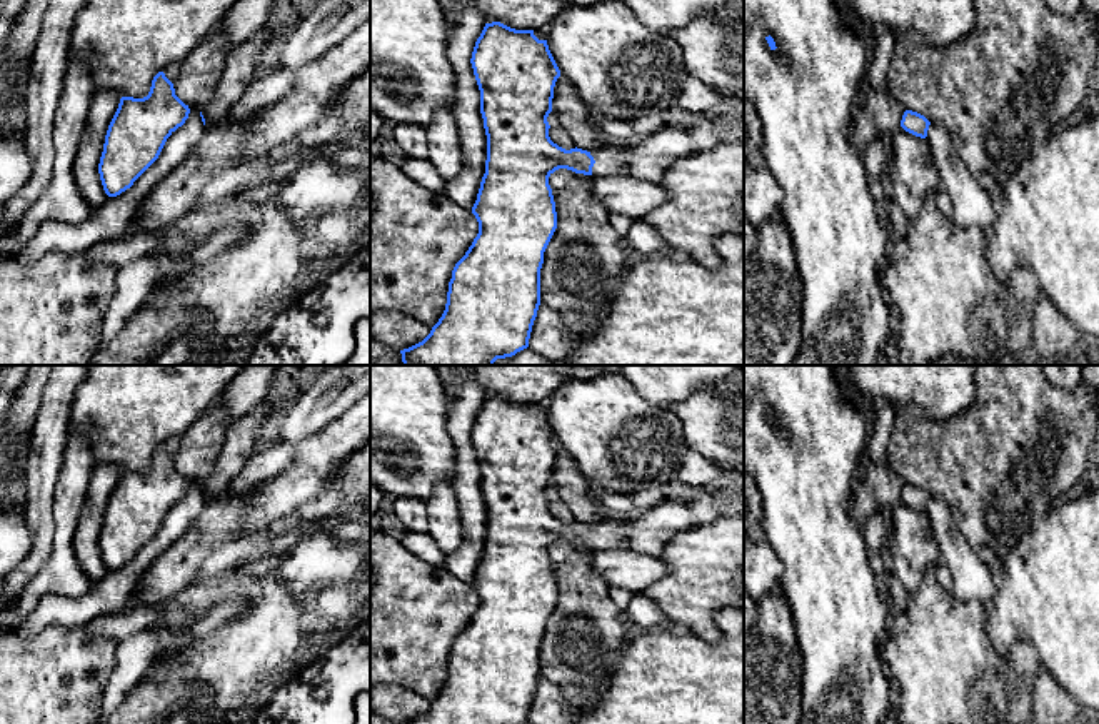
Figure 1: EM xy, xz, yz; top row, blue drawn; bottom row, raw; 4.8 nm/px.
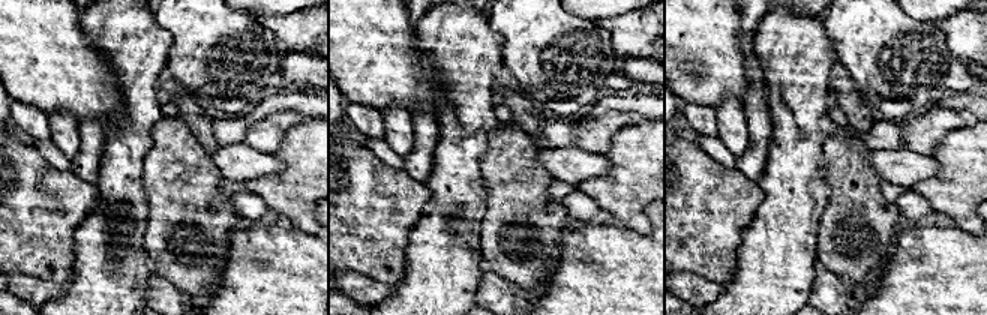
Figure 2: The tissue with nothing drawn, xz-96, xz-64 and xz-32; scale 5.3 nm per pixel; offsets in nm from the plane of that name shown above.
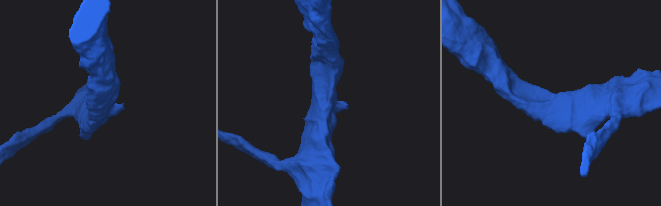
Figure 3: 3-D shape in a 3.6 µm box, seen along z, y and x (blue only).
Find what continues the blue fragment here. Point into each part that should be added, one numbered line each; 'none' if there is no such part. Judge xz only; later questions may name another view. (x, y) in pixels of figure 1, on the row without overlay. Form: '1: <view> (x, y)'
1: xz (609, 531)

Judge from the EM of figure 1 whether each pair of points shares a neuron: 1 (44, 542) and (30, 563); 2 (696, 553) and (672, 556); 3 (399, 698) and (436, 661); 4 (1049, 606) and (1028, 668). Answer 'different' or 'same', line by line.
1: same
2: same
3: different
4: different

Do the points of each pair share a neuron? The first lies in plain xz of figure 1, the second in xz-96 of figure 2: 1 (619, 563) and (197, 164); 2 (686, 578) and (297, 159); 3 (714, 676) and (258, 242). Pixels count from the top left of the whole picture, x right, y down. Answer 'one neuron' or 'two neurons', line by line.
1: two neurons
2: one neuron
3: one neuron

